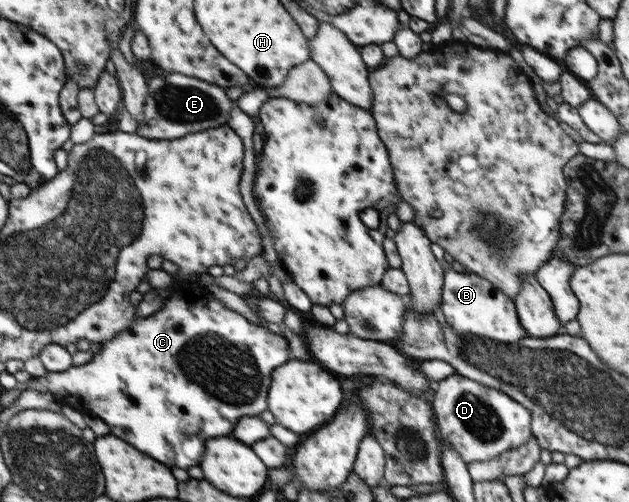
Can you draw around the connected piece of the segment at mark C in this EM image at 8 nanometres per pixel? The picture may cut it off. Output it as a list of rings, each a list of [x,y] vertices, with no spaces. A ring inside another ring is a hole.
[[[188,281],[181,282],[179,289],[172,289],[158,311],[147,317],[136,317],[126,330],[101,345],[102,350],[84,366],[32,378],[28,389],[48,391],[56,396],[56,402],[64,398],[64,405],[72,400],[78,404],[80,400],[91,415],[101,418],[110,427],[110,434],[120,436],[154,460],[178,468],[200,464],[204,440],[228,436],[236,420],[264,412],[268,408],[266,396],[272,370],[289,362],[289,344],[281,333],[250,322],[227,308],[203,284]]]

